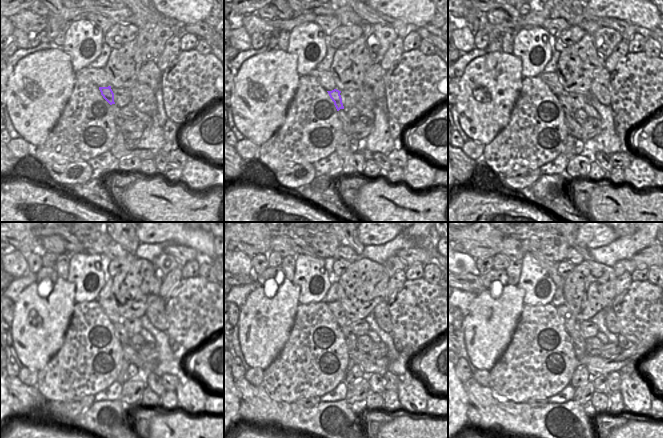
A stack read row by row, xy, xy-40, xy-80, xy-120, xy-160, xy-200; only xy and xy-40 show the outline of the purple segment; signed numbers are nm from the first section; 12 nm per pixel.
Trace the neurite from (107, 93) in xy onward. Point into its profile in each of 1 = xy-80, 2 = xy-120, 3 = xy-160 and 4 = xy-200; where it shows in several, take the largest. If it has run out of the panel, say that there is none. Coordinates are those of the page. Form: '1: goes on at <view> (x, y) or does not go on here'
1: goes on at xy-80 (564, 101)
2: goes on at xy-120 (123, 336)
3: goes on at xy-160 (350, 338)
4: goes on at xy-200 (577, 340)

